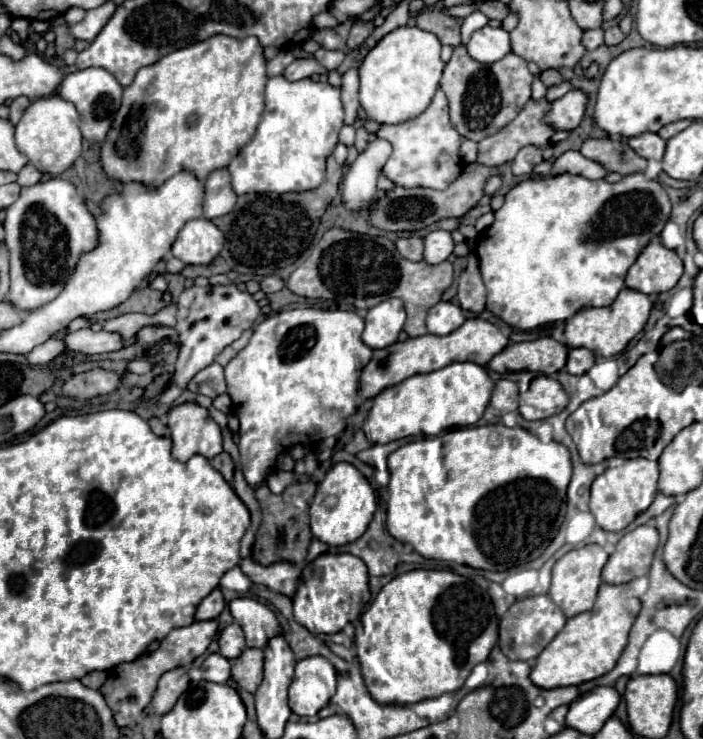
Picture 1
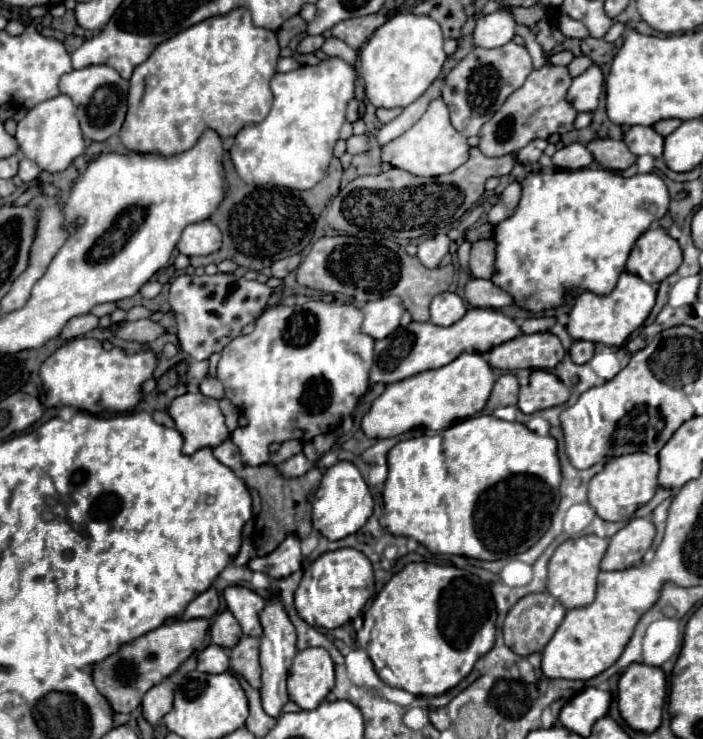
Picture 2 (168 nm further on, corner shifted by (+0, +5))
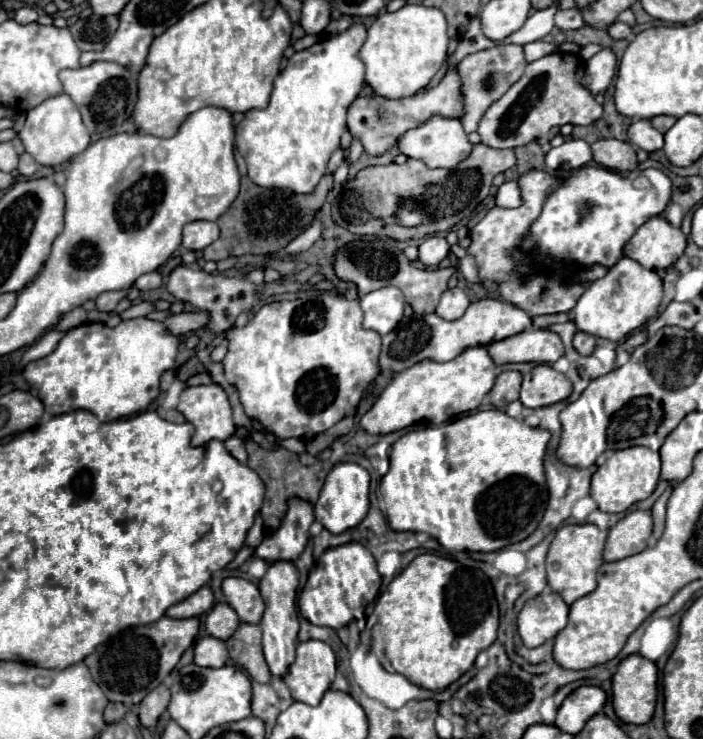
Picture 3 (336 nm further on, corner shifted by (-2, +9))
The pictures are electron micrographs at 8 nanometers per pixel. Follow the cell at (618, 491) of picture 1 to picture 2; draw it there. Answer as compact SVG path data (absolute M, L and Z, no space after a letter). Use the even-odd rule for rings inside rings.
M634 452L634 454L612 458L606 462L604 470L590 480L588 502L602 520L610 520L610 522L630 520L634 512L654 496L656 486L658 486L656 482L658 472L658 458L646 452Z

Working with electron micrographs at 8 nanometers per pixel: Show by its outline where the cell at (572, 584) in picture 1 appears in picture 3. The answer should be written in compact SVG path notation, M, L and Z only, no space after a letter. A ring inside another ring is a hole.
M568 524L556 532L546 556L546 574L550 588L558 592L566 604L572 604L578 598L596 590L596 572L604 562L602 550L606 538L608 532L600 530L594 524Z

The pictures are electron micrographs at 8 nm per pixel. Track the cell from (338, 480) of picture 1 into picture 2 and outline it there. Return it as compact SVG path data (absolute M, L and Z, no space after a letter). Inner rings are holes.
M336 462L326 470L320 488L314 494L312 524L328 540L340 540L358 532L366 524L366 520L372 516L372 504L370 490L358 468L352 462Z

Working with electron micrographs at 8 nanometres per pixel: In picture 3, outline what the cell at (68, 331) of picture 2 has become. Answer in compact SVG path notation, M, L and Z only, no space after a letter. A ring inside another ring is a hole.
M118 290L118 292L104 292L96 298L96 310L98 312L112 312L116 308L116 304L126 296L126 290Z

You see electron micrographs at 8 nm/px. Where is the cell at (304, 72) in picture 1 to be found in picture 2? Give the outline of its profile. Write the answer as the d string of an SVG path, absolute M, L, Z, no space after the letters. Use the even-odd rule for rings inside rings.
M306 36L300 44L298 44L298 52L302 54L310 54L310 52L316 52L324 42L324 36Z

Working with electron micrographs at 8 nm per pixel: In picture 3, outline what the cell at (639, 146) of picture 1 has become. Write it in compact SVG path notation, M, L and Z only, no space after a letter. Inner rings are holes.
M650 120L632 122L628 128L628 140L646 152L654 152L664 146L664 136L656 128L652 128Z

